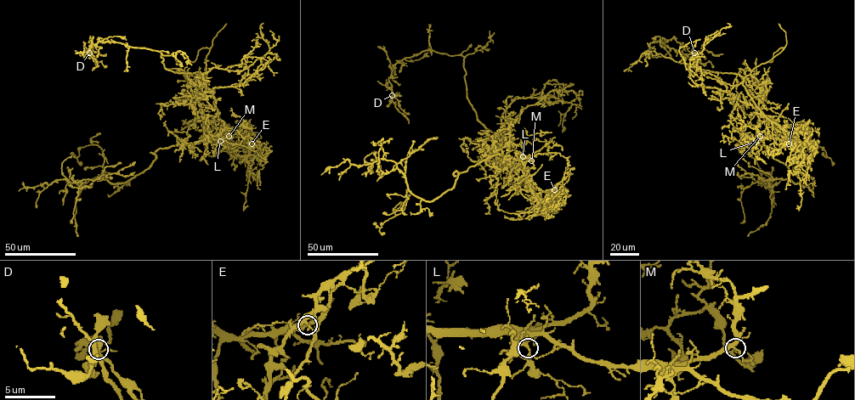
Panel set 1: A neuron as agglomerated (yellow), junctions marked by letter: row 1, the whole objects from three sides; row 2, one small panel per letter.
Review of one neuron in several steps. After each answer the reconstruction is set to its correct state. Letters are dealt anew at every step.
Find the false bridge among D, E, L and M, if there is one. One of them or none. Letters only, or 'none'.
E

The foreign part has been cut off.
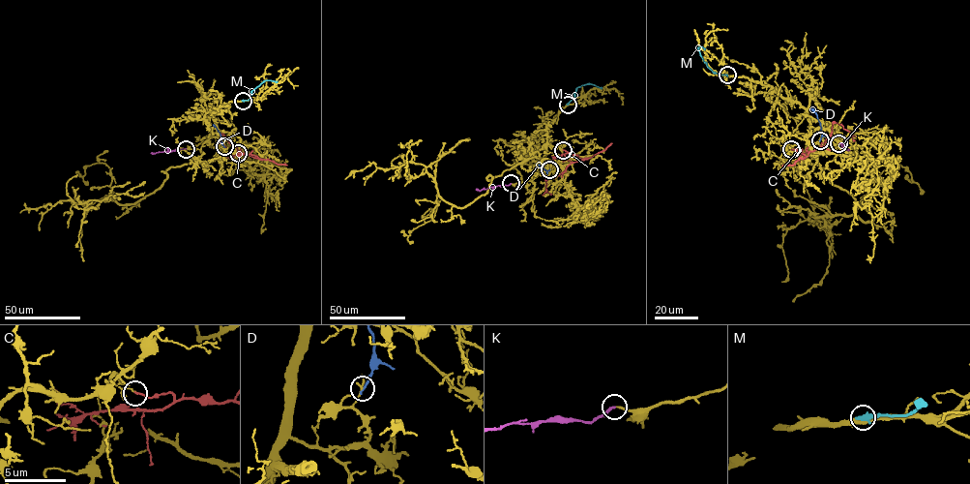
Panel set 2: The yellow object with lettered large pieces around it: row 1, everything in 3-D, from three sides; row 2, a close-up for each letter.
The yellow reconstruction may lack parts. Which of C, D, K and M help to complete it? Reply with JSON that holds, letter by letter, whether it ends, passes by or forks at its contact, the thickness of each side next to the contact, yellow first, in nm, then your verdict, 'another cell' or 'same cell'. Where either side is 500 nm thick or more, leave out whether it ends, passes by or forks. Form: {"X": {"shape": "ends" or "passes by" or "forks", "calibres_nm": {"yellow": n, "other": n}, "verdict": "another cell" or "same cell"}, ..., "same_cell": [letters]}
{"C": {"shape": "ends", "calibres_nm": {"yellow": 110, "other": 120}, "verdict": "another cell"}, "D": {"shape": "ends", "calibres_nm": {"yellow": 200, "other": 190}, "verdict": "another cell"}, "K": {"shape": "ends", "calibres_nm": {"yellow": 170, "other": 170}, "verdict": "same cell"}, "M": {"calibres_nm": {"yellow": 400, "other": 550}, "verdict": "another cell"}, "same_cell": ["K"]}

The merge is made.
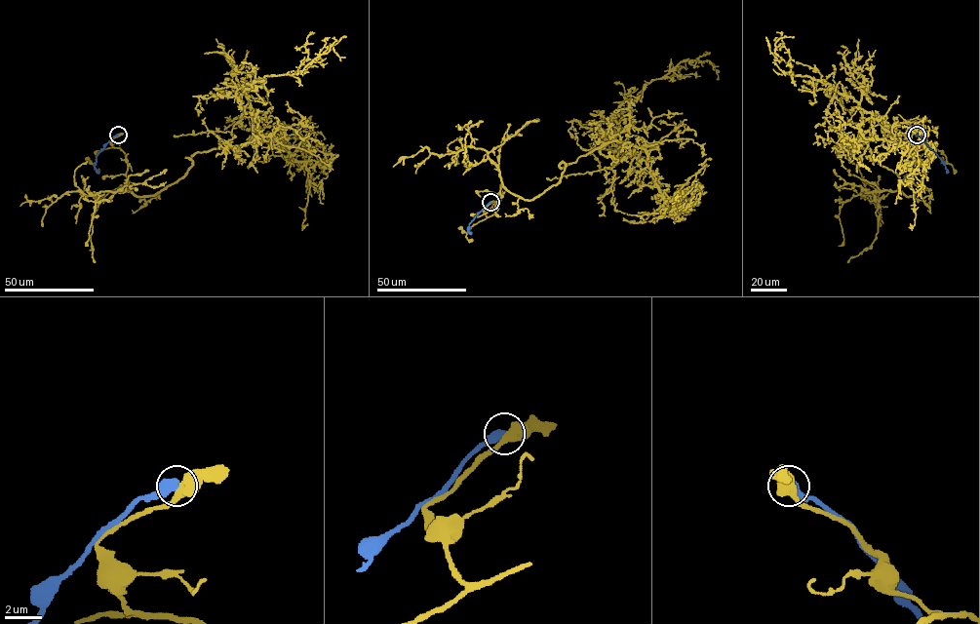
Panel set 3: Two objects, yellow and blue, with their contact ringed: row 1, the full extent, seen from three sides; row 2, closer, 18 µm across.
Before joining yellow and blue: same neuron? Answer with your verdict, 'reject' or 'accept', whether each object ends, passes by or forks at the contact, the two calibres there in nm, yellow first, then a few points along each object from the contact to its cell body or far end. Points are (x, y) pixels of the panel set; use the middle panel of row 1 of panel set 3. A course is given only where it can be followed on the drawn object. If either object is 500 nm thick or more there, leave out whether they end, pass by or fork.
reject | 550/550 nm | yellow via (490, 202), (624, 147), (615, 118), (680, 62), (717, 79) | blue via (490, 202), (469, 224), (467, 231), (472, 232)

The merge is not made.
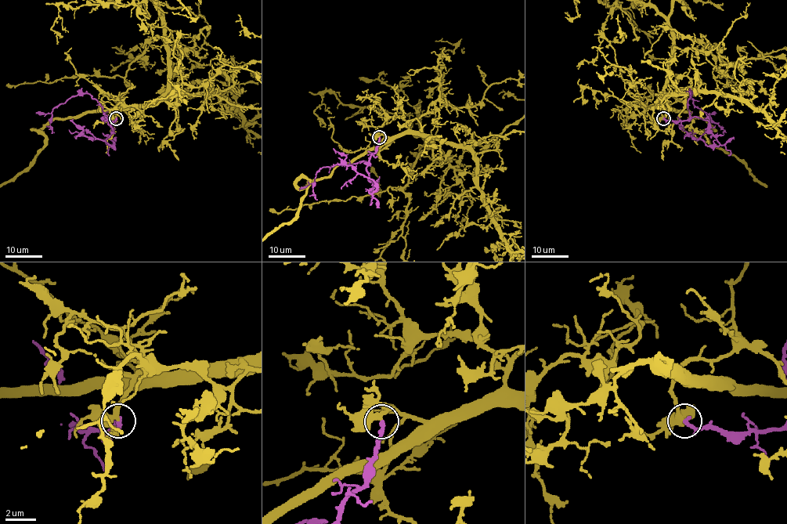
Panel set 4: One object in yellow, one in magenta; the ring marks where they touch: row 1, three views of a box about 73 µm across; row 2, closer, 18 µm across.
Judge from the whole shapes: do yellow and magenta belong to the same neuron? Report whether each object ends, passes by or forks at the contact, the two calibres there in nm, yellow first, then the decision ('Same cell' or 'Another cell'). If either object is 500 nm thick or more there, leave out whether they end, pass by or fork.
At the ring yellow passes by. At the ring magenta ends. Thickness 320 nm (yellow) against 280 nm. Same cell

